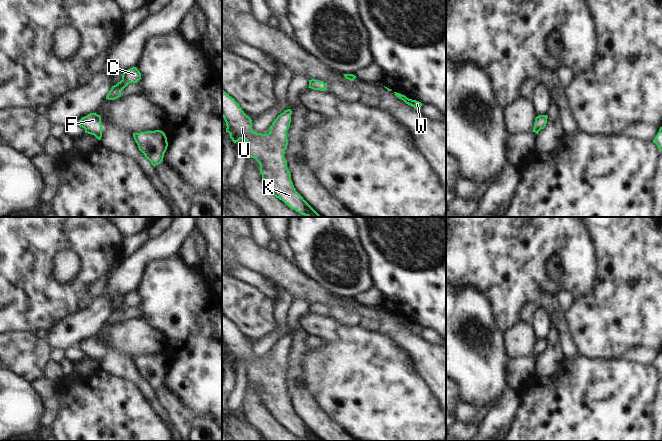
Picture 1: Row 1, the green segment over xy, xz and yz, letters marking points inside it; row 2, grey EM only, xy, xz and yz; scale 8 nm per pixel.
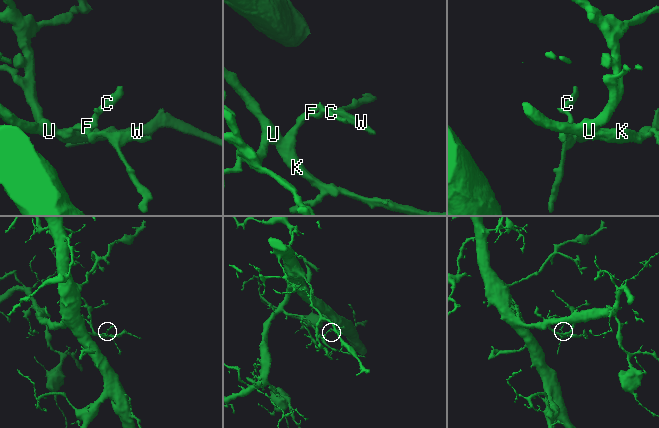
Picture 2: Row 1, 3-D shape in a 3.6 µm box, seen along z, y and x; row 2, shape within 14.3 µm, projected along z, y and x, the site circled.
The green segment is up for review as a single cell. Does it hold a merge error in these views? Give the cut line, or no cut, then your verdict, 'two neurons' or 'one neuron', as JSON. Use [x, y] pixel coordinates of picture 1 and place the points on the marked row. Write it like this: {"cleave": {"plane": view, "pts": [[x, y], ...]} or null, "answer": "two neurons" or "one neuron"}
{"cleave": null, "answer": "one neuron"}

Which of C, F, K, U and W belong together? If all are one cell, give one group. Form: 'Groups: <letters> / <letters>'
Groups: C F K U W

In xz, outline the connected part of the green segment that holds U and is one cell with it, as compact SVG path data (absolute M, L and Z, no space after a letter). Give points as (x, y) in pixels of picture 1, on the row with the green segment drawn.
M222 89L222 117L226 122L226 132L234 143L246 140L247 157L255 158L259 163L263 182L270 192L302 215L321 217L294 188L284 157L291 114L291 109L285 110L273 121L268 134L257 133L252 130L251 118Z

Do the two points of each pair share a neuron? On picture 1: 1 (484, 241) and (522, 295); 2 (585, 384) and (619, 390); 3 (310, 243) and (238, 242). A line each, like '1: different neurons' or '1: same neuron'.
1: same neuron
2: same neuron
3: different neurons

